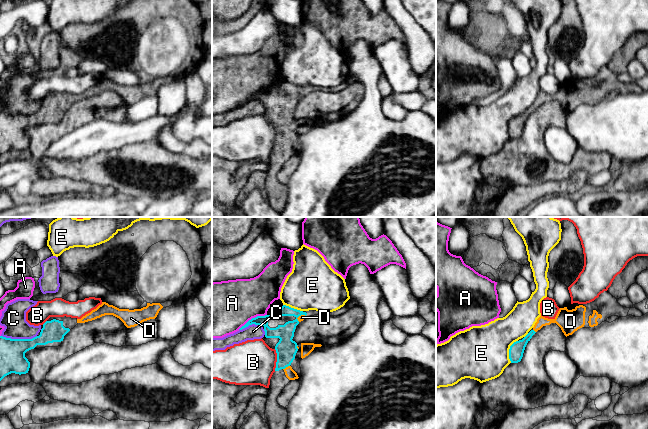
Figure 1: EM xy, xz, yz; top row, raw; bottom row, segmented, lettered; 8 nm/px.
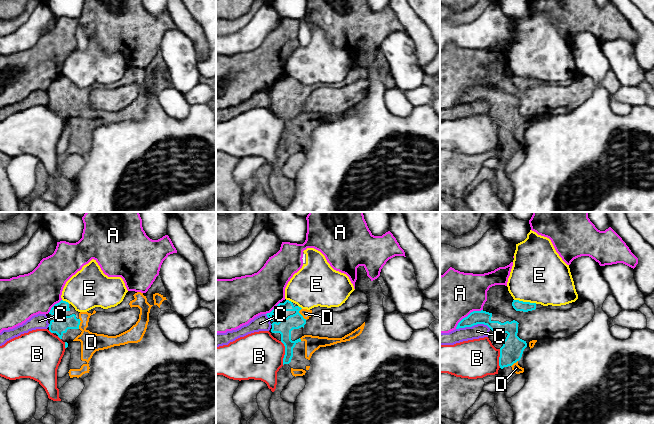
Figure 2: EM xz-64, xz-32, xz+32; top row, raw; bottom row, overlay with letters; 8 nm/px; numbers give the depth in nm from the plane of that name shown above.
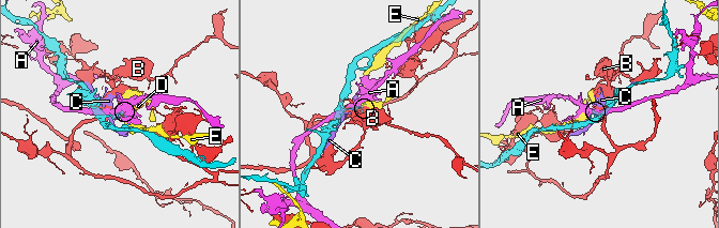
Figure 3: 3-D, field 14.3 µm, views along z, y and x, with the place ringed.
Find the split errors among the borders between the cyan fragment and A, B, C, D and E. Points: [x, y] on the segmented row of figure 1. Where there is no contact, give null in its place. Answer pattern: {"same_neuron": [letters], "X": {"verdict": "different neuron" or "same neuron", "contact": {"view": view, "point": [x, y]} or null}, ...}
{"same_neuron": ["D"], "A": {"verdict": "different neuron", "contact": {"view": "xz", "point": [252, 318]}}, "B": {"verdict": "different neuron", "contact": {"view": "xz", "point": [277, 360]}}, "C": {"verdict": "different neuron", "contact": {"view": "xy", "point": [19, 339]}}, "D": {"verdict": "same neuron", "contact": {"view": "xz", "point": [286, 366]}}, "E": {"verdict": "different neuron", "contact": {"view": "yz", "point": [509, 351]}}}

